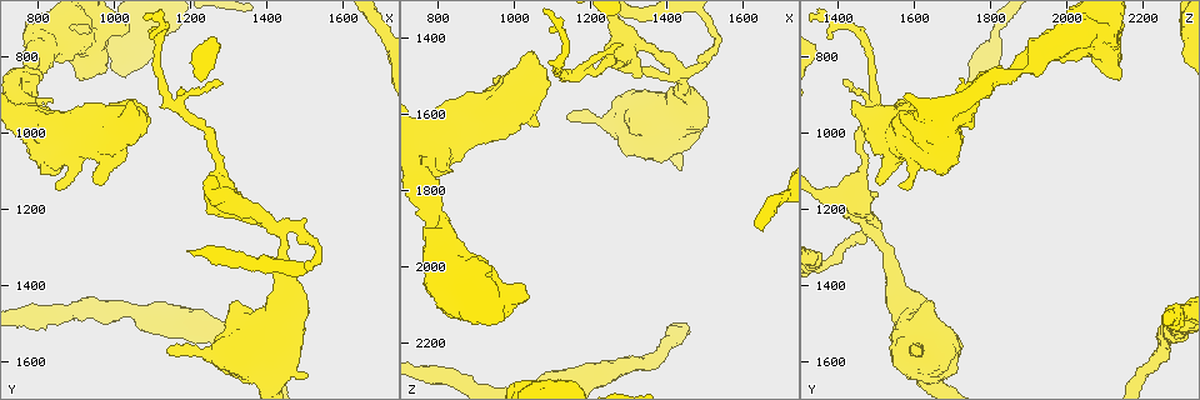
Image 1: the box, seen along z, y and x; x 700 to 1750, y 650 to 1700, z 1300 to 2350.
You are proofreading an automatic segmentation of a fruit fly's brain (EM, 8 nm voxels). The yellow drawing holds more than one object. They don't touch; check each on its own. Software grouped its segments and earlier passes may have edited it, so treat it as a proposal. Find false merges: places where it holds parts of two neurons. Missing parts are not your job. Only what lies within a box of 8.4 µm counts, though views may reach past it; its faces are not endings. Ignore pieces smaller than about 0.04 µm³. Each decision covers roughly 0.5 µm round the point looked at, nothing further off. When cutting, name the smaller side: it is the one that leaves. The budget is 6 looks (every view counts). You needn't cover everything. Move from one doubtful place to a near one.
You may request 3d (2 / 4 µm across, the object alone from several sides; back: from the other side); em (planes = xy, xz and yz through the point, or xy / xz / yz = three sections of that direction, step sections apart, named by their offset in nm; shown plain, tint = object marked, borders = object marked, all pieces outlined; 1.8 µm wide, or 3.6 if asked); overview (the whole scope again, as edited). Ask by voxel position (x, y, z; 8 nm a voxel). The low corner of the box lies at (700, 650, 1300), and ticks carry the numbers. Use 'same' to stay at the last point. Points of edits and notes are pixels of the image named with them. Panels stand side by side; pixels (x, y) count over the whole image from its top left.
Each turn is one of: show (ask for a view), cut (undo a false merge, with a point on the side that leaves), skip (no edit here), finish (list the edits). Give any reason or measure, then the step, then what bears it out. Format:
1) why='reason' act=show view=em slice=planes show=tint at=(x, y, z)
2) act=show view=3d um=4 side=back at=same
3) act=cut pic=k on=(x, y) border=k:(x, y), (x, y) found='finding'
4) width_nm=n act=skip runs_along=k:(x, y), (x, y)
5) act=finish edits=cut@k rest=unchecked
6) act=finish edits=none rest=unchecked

why='sharp bend' act=show view=3d um=4 at=(895, 790, 2020)

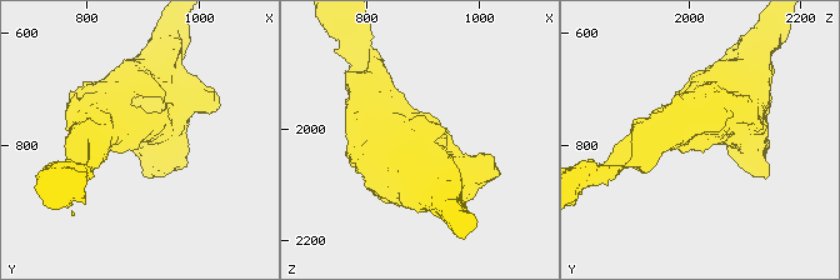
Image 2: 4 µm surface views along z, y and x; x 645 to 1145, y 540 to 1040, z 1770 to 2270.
act=show view=em um=3.6 slice=planes show=tint at=(900, 785, 2020)

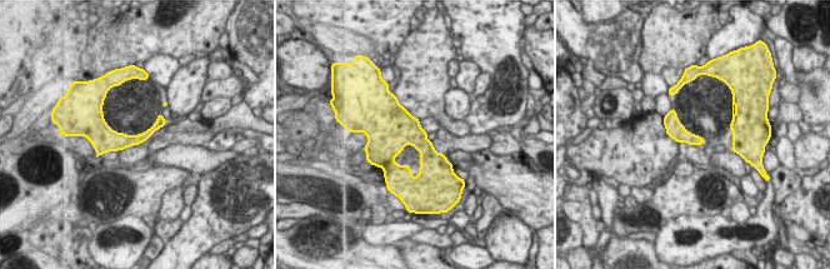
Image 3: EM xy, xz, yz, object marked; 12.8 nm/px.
act=skip runs_along=3:(161, 121), (135, 140), (99, 138) found='all the same neuron'

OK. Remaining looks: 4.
why='sudden change in width' act=show view=em slice=planes show=plain at=(985, 1010, 1565)

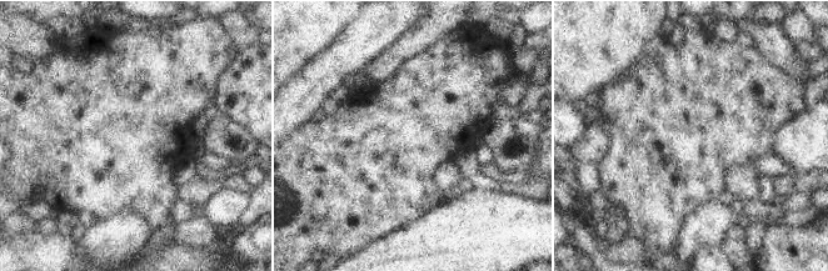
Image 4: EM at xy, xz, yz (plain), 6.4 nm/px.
why='where the object lies' act=show view=em slice=planes show=tint at=same

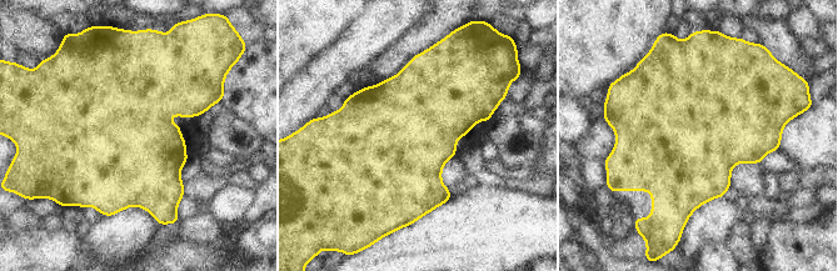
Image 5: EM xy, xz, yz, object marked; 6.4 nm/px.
width_nm=700 act=skip found='continuous, no second neuron'

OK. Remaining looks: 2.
act=show view=em slice=planes show=tint at=(1440, 1255, 1485)

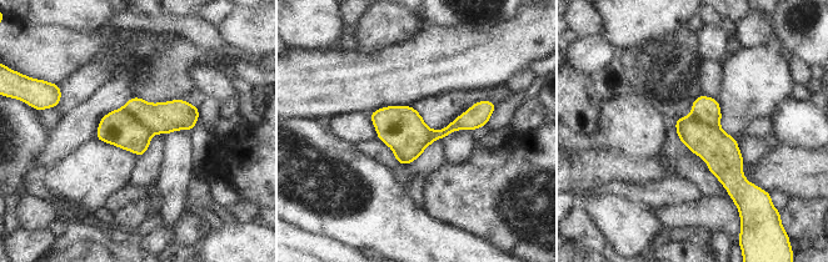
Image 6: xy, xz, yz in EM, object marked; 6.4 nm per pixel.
act=skip runs_along=6:(487, 105), (443, 134), (373, 115) found='continuous, no second neuron'

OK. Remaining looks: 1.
act=finish edits=none rest=unchecked

